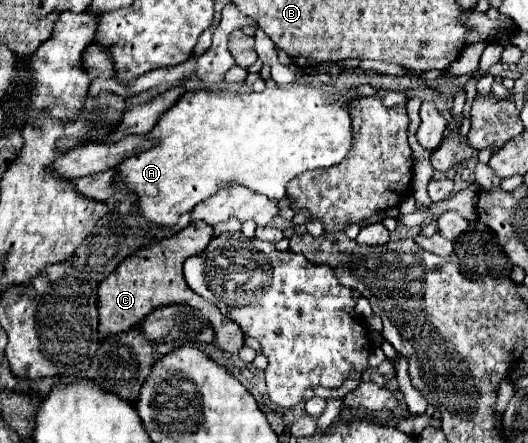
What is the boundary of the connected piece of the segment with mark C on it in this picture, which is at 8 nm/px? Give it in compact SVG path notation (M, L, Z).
M196 222L190 224L188 228L184 228L182 232L178 232L176 236L164 238L160 242L156 242L154 246L146 246L142 248L138 254L126 258L114 274L110 274L100 286L98 286L98 312L100 312L100 338L104 340L106 336L130 330L134 326L138 326L144 316L148 316L152 310L160 308L160 306L168 306L168 304L188 304L196 310L202 310L206 314L210 314L210 324L214 330L214 340L212 344L218 346L224 352L232 352L238 354L240 348L244 346L244 334L238 328L238 324L234 324L232 320L228 320L226 316L220 314L220 310L206 302L202 296L196 296L196 292L192 292L184 280L182 274L182 264L186 258L200 254L206 250L208 242L212 238L212 226L208 226L206 222Z

